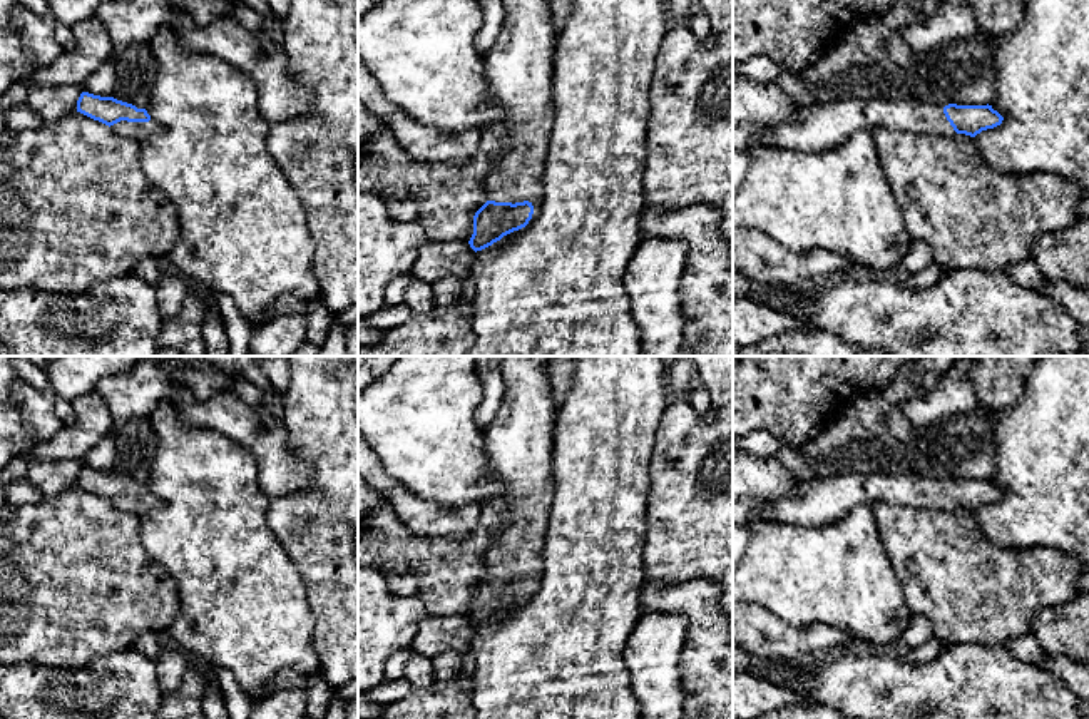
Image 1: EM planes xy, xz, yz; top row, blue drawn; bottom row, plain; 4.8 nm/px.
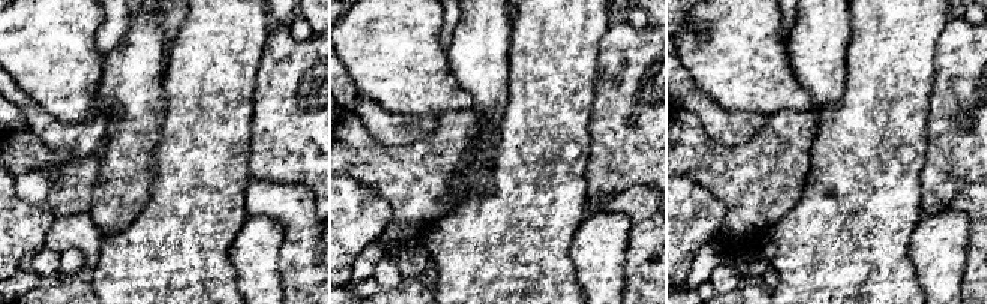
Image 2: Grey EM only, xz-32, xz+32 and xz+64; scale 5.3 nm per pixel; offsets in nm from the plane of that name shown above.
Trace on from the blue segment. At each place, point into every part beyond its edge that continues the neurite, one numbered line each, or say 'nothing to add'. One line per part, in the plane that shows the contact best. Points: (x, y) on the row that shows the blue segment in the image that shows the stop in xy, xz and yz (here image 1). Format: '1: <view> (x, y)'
1: xz (519, 71)

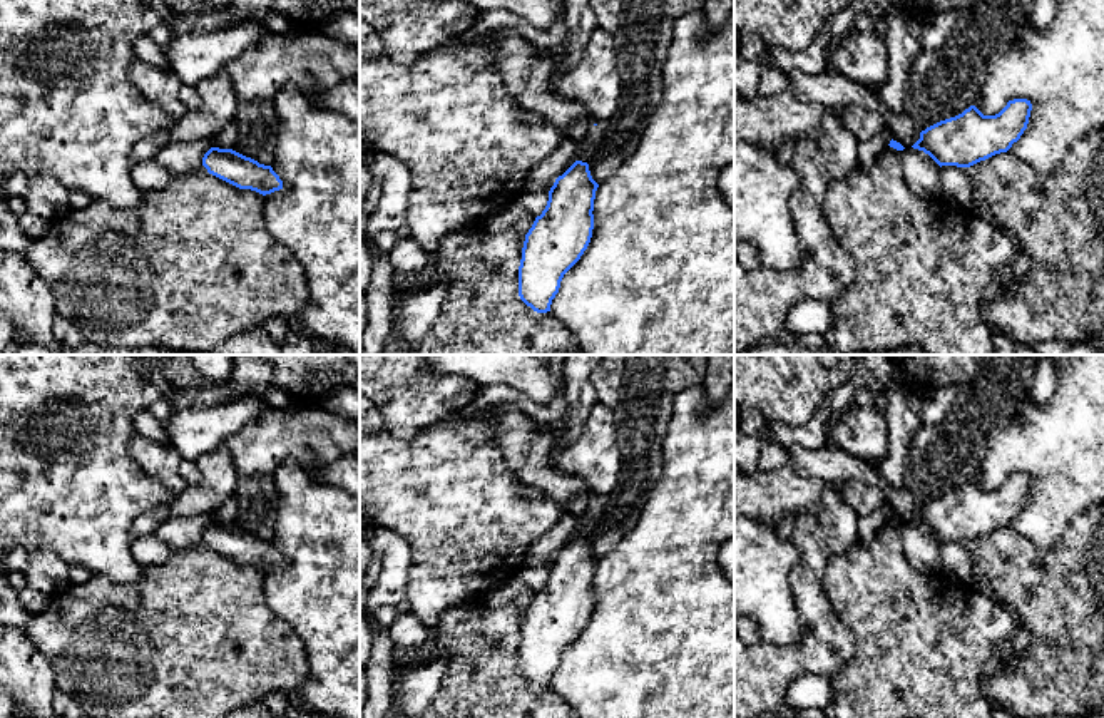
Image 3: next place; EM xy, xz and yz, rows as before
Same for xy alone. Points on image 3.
nothing to add

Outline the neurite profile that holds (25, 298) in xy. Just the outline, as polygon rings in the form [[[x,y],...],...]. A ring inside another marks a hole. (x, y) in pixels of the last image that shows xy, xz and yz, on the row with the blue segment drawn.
[[[0,248],[0,311],[32,343],[60,353],[62,343],[54,335],[59,316],[54,293],[22,253]]]

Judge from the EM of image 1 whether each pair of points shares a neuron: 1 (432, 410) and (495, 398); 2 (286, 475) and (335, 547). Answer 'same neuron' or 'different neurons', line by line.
1: different neurons
2: different neurons

